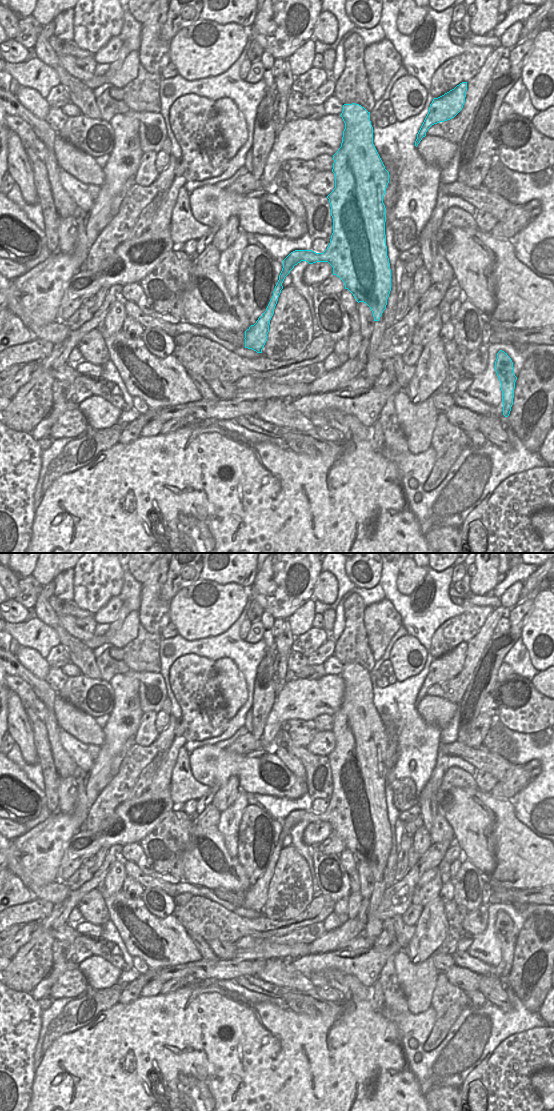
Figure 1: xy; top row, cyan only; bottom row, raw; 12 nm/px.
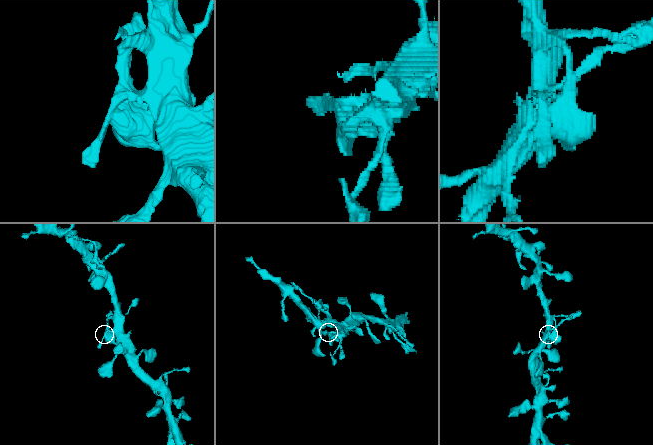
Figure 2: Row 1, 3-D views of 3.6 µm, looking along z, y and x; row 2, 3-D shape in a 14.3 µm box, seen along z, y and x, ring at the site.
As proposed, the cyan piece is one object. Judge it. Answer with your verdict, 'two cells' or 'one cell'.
one cell

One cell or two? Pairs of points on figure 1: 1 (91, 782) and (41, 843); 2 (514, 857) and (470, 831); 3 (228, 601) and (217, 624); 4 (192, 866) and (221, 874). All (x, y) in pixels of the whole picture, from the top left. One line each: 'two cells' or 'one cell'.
1: one cell
2: one cell
3: one cell
4: one cell

